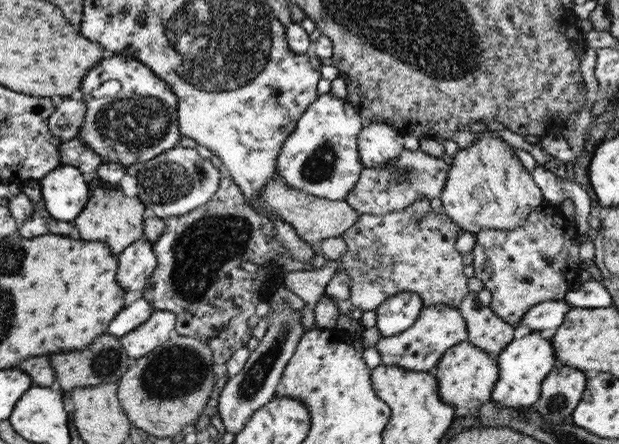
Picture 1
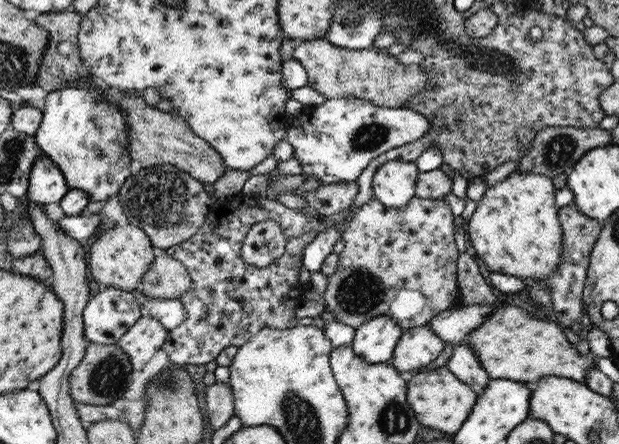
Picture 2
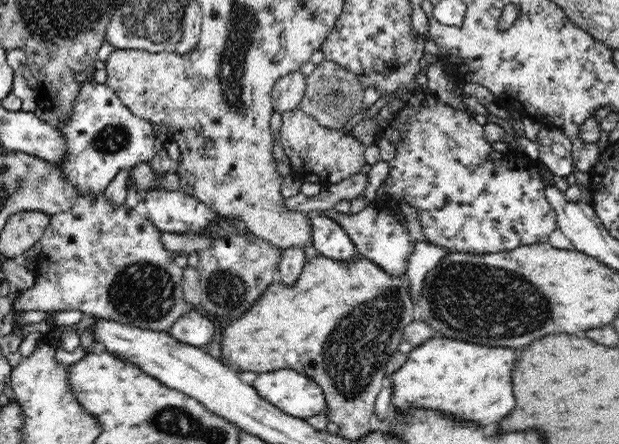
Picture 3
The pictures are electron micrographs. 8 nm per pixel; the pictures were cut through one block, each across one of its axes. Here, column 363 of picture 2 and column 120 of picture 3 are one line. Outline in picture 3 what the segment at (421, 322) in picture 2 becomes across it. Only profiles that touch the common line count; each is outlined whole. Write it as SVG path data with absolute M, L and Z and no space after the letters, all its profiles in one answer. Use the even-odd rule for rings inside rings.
M86 194L76 200L76 204L69 212L62 212L55 215L50 215L50 224L44 230L44 234L40 238L40 246L42 246L40 253L36 256L36 267L34 268L34 284L30 288L26 288L13 300L11 308L19 310L20 312L46 311L80 311L90 316L105 318L106 320L113 320L120 324L131 324L136 328L143 328L144 330L154 330L158 332L168 331L170 326L184 316L187 312L194 310L194 305L188 304L185 301L183 293L183 268L173 264L174 254L168 252L162 241L160 240L161 231L158 230L151 221L142 217L138 212L129 210L126 206L121 205L114 207L110 205L103 194Z

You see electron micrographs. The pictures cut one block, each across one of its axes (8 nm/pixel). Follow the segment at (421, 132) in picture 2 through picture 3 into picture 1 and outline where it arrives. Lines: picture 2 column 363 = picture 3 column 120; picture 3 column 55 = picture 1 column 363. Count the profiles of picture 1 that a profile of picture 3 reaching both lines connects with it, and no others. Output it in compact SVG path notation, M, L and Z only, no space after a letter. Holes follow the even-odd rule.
M330 92L319 95L300 116L294 132L284 142L277 175L291 189L330 200L346 198L362 172L358 137L364 125L364 118L348 100Z

